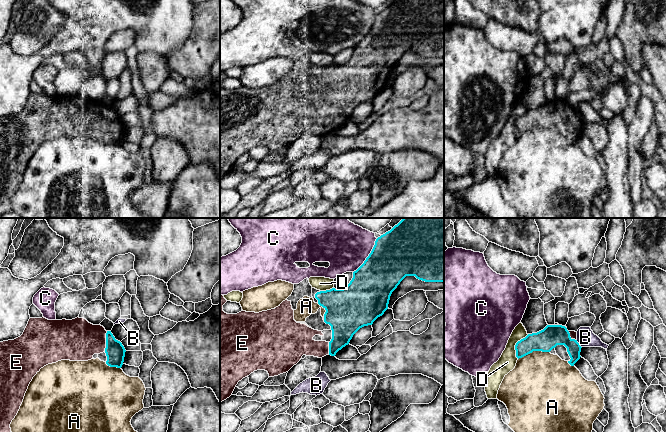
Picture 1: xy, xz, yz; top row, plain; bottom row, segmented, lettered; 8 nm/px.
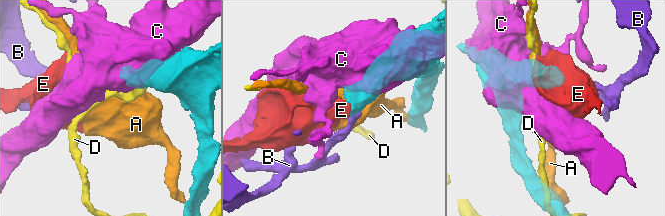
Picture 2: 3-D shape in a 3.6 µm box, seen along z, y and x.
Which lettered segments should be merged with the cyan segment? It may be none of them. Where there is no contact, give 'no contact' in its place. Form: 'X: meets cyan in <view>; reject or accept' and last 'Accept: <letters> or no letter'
A: meets cyan in yz; reject
B: meets cyan in yz; reject
C: meets cyan in xz; reject
D: meets cyan in yz; reject
E: meets cyan in xy; accept
Accept: E

